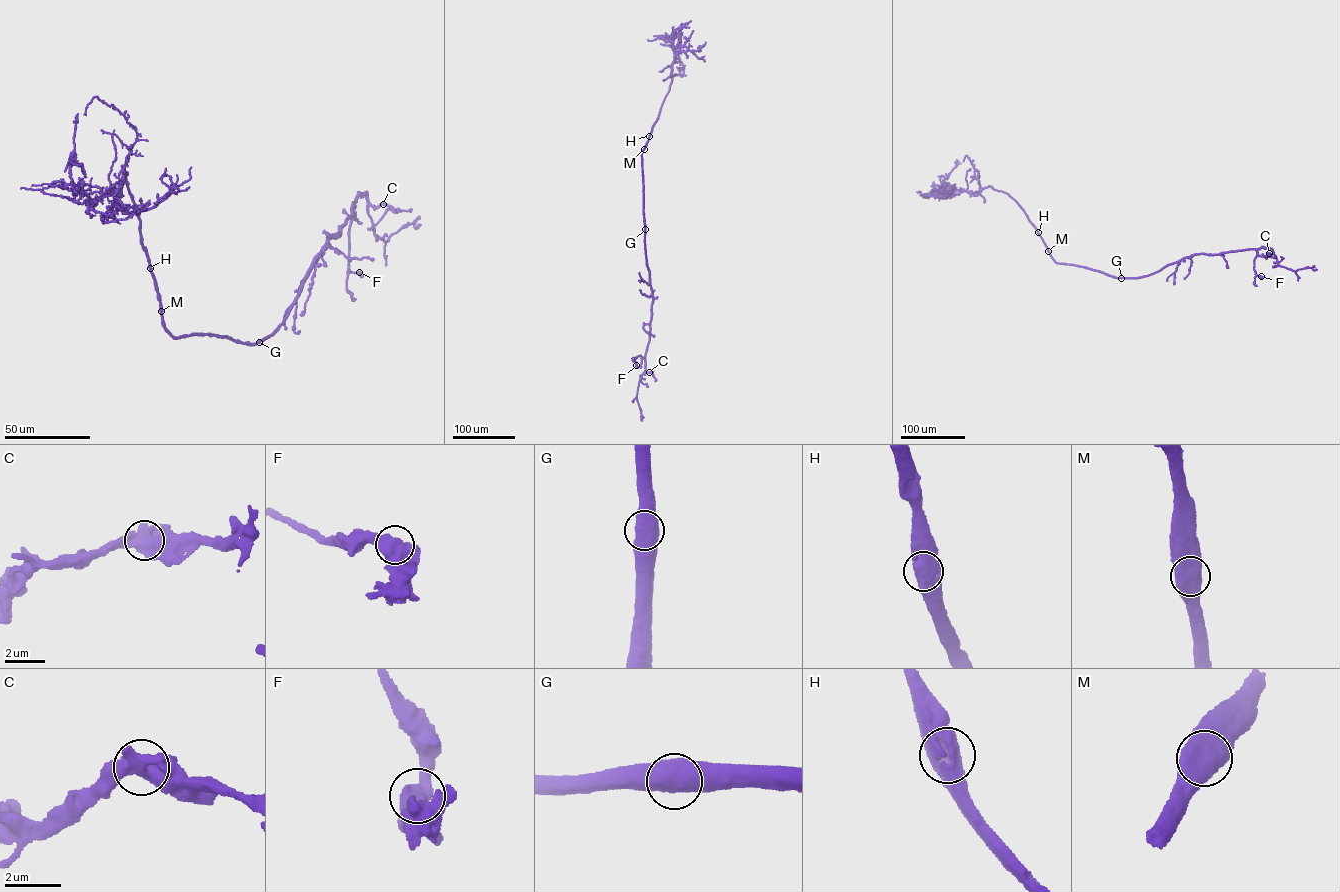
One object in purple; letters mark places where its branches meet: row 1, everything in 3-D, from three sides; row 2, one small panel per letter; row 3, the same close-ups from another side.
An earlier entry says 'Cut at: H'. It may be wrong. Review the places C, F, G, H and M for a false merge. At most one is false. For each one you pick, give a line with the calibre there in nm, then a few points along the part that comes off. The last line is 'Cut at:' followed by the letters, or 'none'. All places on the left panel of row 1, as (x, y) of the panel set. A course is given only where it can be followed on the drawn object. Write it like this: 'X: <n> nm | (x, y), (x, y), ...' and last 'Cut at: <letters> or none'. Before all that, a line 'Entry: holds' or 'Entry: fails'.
Entry: fails
Cut at: none

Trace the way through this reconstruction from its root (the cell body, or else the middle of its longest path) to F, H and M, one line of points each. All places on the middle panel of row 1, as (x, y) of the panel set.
F: (643, 209), (653, 300), (647, 350), (644, 356), (635, 358), (636, 365)
H: (643, 209), (641, 154), (649, 136)
M: (643, 209), (644, 149)

